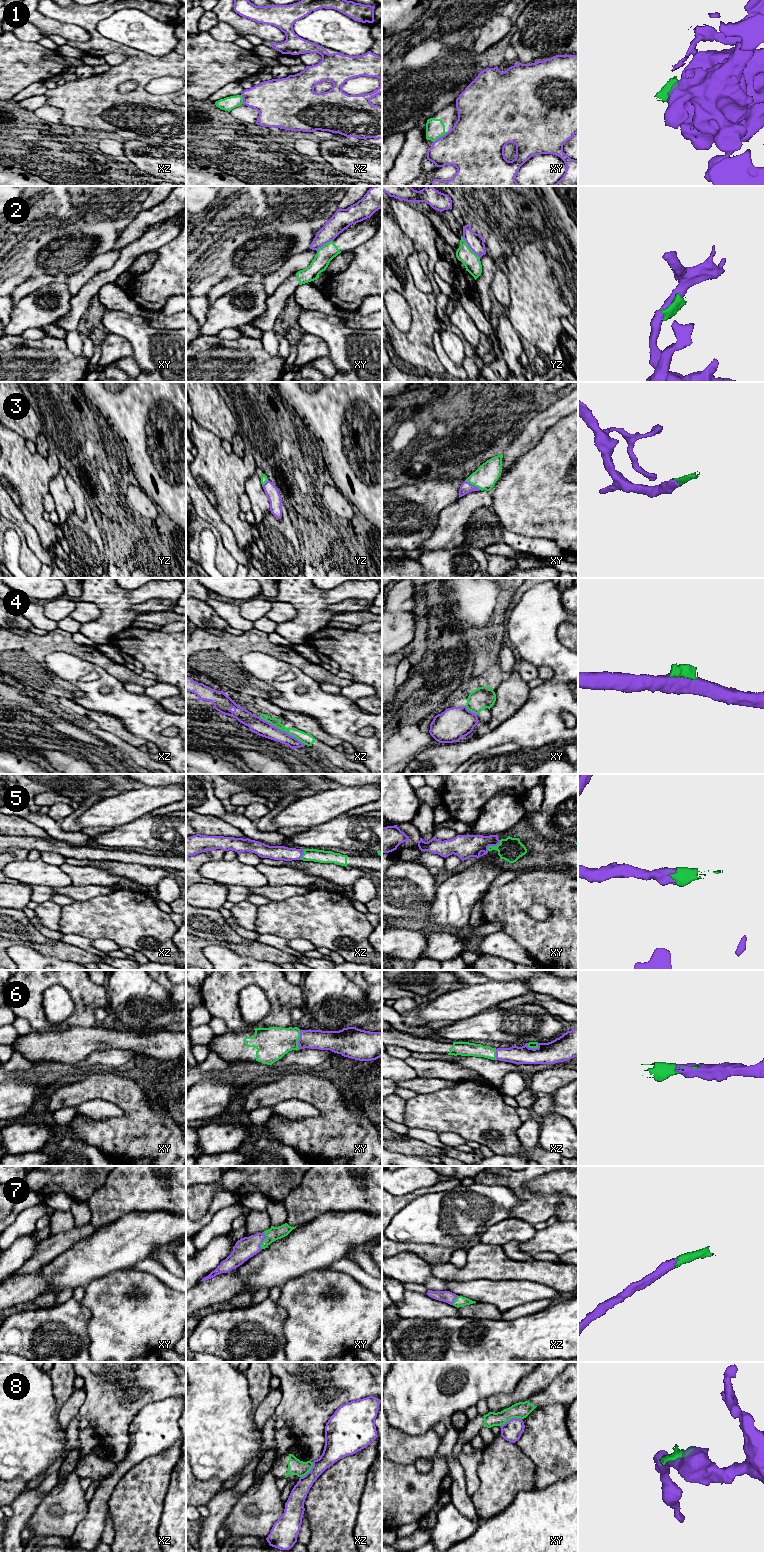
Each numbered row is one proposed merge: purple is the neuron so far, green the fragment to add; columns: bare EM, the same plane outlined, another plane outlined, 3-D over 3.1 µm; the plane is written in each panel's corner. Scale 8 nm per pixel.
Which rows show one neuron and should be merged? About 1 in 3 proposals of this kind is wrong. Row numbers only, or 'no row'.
3, 5, 6, 7

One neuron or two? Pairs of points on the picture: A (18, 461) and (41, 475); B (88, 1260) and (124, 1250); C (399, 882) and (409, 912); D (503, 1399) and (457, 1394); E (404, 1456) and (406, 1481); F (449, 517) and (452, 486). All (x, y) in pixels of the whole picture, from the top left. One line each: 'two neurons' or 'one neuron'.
A: one neuron
B: one neuron
C: one neuron
D: two neurons
E: two neurons
F: two neurons

